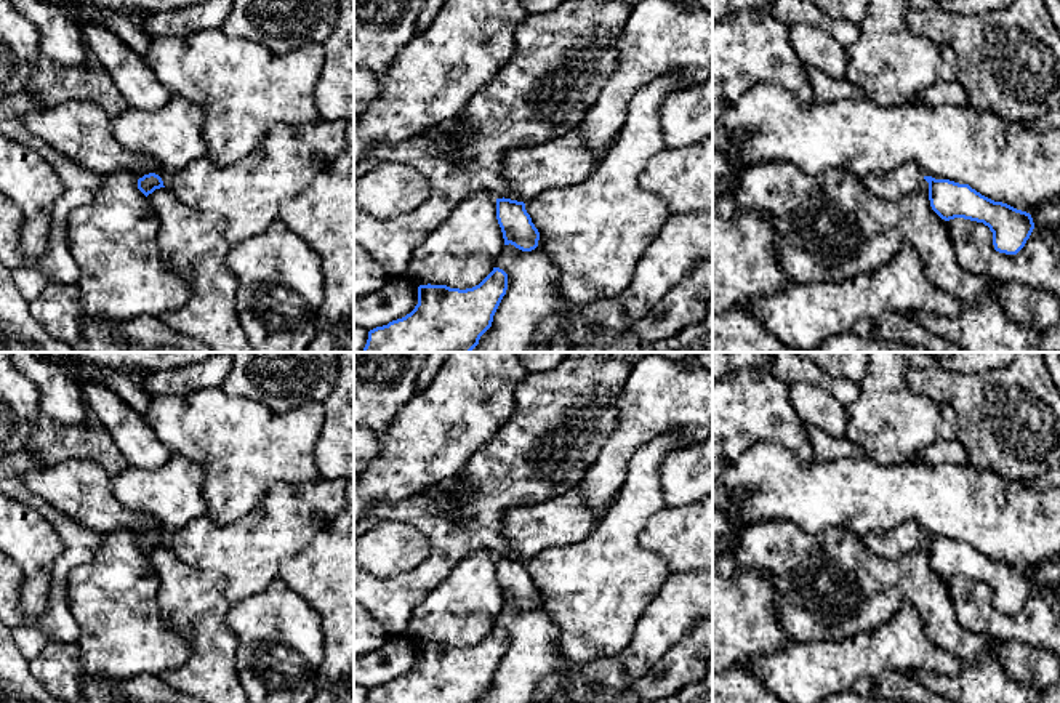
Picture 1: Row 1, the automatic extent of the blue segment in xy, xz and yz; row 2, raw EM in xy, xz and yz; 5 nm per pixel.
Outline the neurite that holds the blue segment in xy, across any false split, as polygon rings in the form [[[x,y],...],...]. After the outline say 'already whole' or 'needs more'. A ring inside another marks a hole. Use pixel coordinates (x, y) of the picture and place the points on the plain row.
[[[149,532],[138,538],[138,548],[147,556],[155,548],[165,546],[159,533]]]; already whole

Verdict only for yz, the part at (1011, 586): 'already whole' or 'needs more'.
already whole

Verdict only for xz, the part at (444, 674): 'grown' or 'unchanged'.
unchanged

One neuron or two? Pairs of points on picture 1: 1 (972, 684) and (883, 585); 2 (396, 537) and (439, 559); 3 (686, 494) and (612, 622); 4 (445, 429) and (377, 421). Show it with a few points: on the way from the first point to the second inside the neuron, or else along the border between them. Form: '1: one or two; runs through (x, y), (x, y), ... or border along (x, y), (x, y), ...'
1: one; runs through (971, 654), (913, 591)
2: two; border along (437, 542), (420, 562), (397, 575)
3: two; border along (660, 468), (660, 487), (666, 506)
4: two; border along (415, 394), (396, 413), (394, 420), (377, 433)

